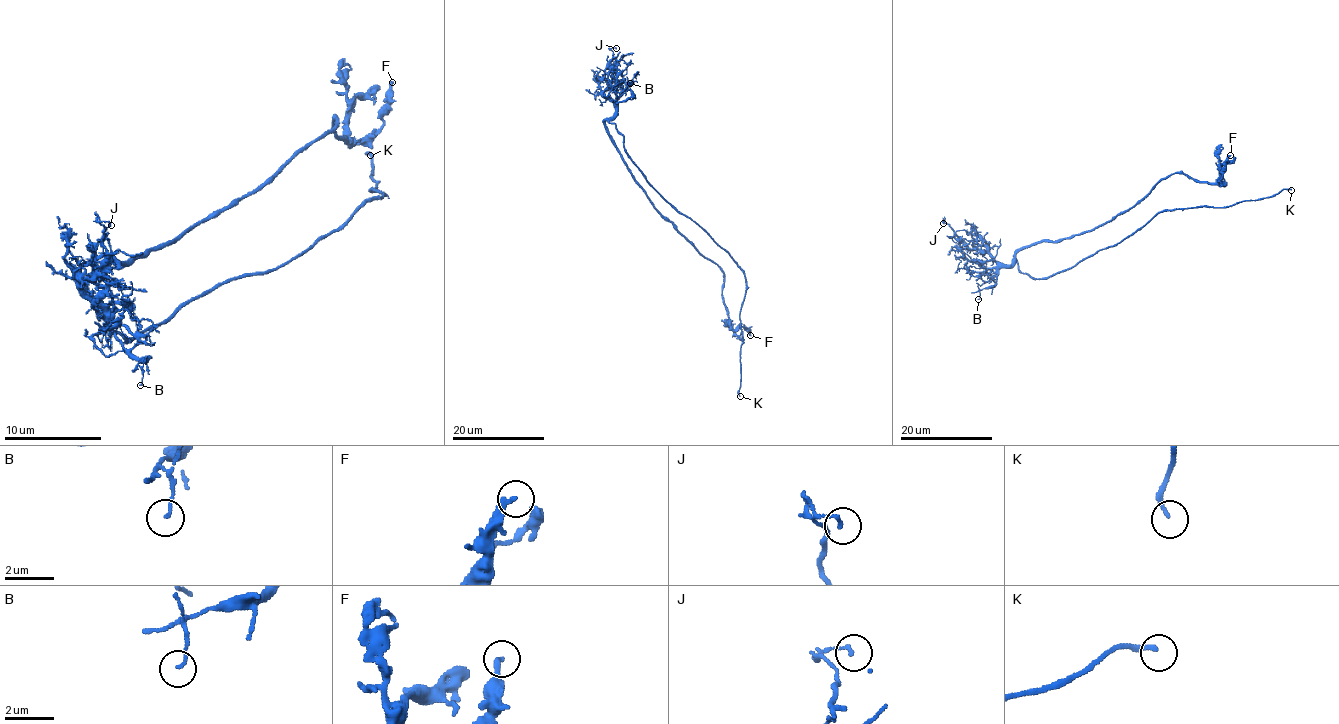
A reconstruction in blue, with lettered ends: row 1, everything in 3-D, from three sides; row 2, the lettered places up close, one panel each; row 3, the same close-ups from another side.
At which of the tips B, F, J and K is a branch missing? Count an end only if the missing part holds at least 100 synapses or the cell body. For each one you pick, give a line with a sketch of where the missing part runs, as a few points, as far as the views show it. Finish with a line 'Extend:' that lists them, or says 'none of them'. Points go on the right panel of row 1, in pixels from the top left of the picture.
K: Course of what is missing: (1291, 190), (1319, 215), (1325, 252)
Extend: K

